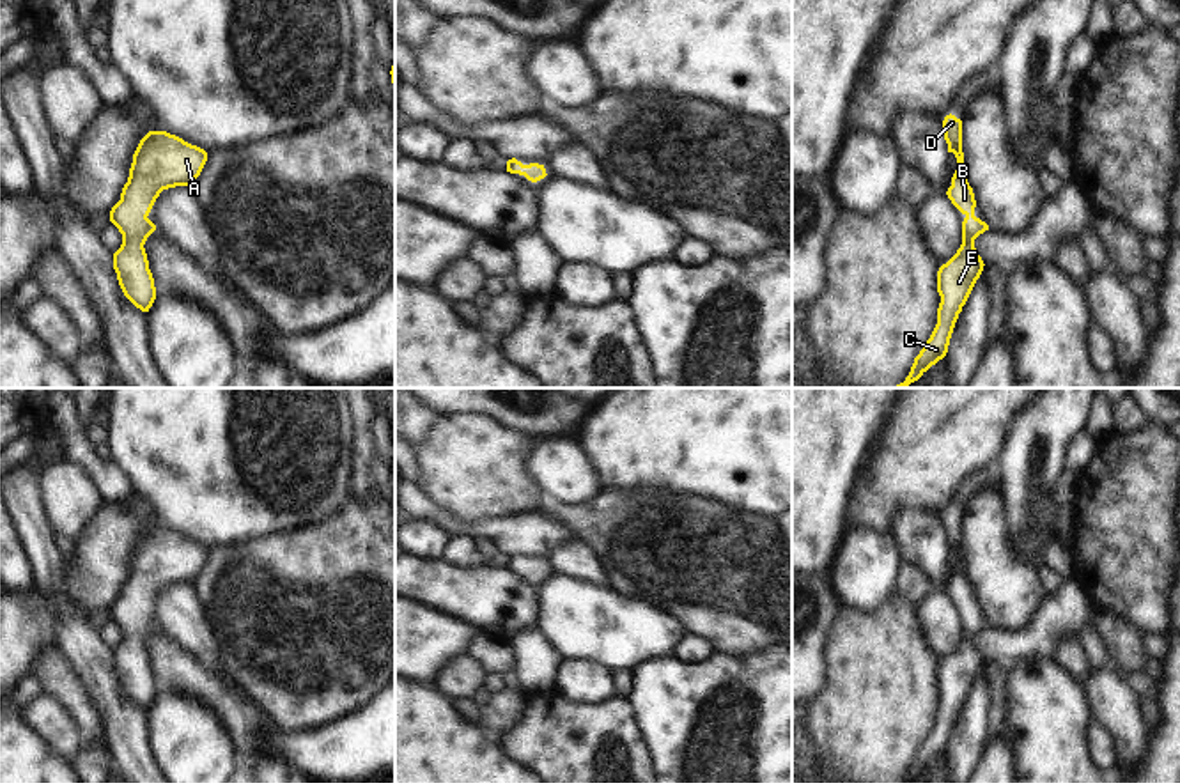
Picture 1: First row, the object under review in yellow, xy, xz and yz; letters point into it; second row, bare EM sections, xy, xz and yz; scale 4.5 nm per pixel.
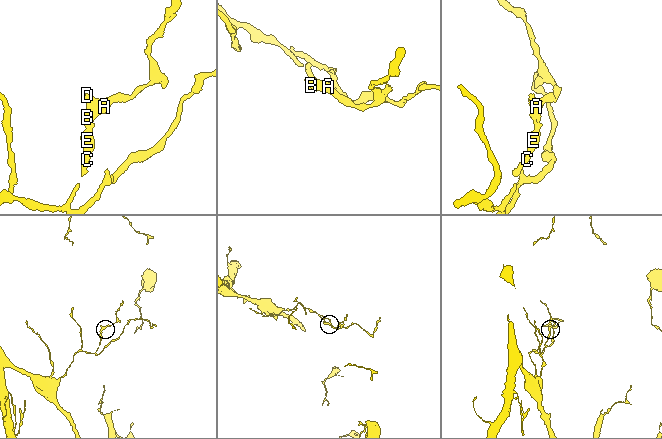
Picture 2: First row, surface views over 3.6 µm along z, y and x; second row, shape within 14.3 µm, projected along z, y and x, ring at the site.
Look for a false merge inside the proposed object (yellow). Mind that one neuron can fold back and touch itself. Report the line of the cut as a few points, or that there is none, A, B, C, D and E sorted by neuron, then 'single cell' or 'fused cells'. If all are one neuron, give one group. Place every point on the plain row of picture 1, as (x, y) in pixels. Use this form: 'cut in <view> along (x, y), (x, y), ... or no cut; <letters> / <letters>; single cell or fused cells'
no cut; A B C D E; single cell

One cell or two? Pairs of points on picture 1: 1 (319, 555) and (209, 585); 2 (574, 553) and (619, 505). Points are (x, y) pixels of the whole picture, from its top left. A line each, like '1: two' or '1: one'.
1: one
2: two

